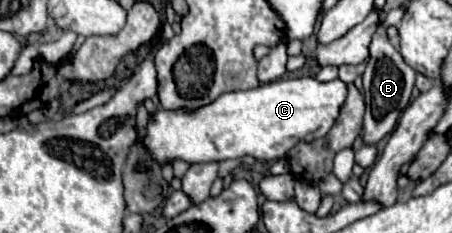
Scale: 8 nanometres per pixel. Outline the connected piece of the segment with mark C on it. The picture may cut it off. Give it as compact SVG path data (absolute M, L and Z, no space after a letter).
M297 78L297 80L275 80L245 92L225 92L215 102L197 110L189 108L165 110L159 106L153 114L149 114L145 136L141 136L139 144L143 144L147 152L151 152L151 160L155 160L159 166L173 164L175 160L183 160L187 164L201 164L201 162L223 162L243 156L255 156L257 160L277 160L285 158L287 150L293 148L297 142L311 142L315 138L323 138L337 120L345 96L347 88L345 82L341 80L319 82L315 78Z

